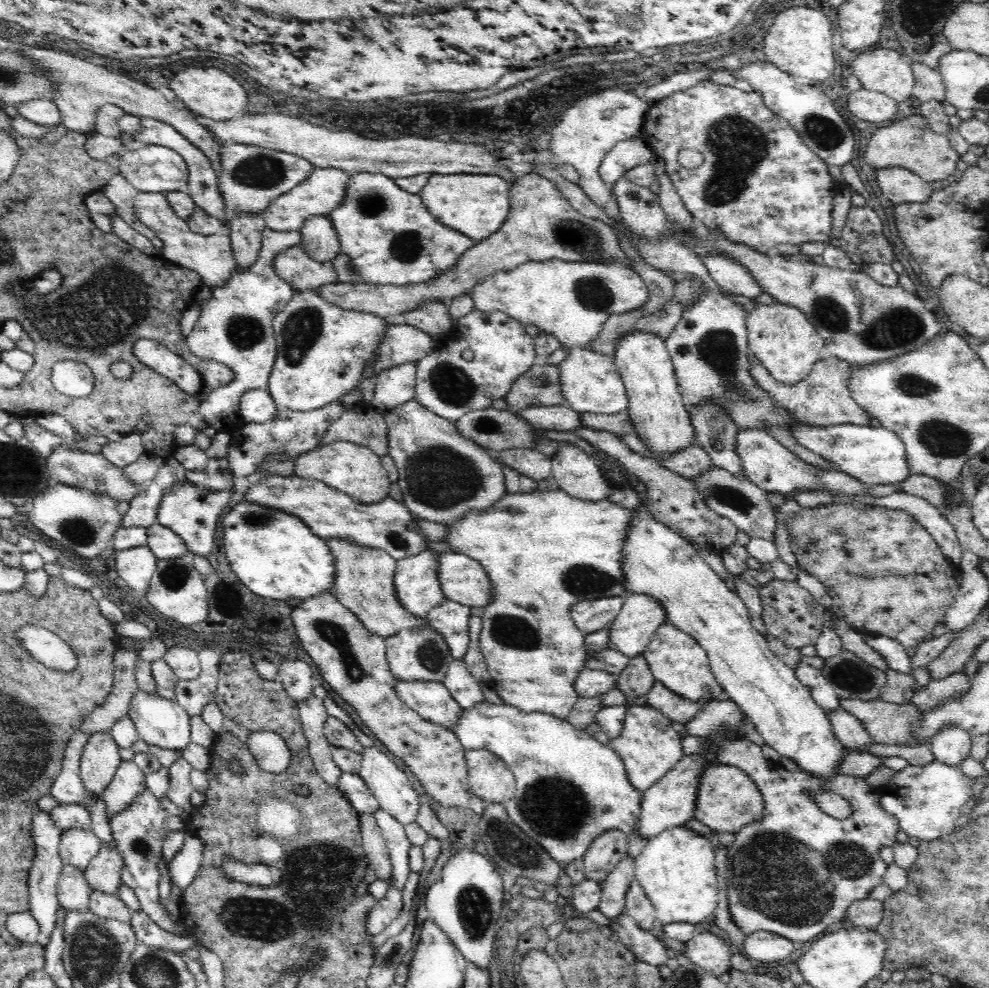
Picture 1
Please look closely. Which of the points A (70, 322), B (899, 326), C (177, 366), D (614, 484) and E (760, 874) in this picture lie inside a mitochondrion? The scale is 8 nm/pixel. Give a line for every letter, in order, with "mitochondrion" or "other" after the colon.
A: mitochondrion
B: mitochondrion
C: other
D: other
E: mitochondrion

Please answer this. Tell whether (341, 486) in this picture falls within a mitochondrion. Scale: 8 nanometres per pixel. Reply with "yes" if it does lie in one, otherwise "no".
no

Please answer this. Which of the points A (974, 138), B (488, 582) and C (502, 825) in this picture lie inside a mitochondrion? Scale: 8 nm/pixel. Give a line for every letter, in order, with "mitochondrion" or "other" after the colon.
A: other
B: other
C: mitochondrion

